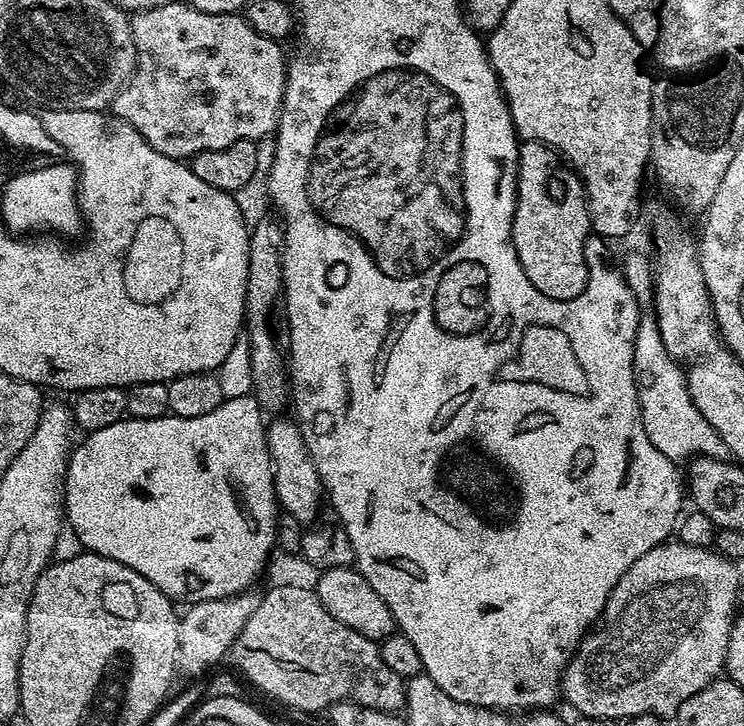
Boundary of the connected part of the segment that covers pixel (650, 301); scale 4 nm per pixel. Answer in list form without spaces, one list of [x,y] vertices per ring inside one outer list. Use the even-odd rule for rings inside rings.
[[[632,252],[624,260],[622,275],[640,307],[640,321],[634,342],[634,378],[640,399],[640,417],[646,434],[666,458],[688,462],[693,458],[720,458],[726,449],[722,438],[706,422],[690,398],[688,378],[679,360],[668,353],[656,321],[654,303],[654,277],[647,255]],[[684,460],[684,461],[683,461]]]

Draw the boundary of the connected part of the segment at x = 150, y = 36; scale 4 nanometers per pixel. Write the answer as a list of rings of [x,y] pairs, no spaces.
[[[170,2],[166,6],[158,6],[154,10],[137,12],[131,17],[132,37],[136,47],[136,68],[132,71],[132,77],[128,79],[124,89],[120,91],[111,102],[111,115],[120,120],[125,120],[158,154],[166,154],[170,158],[184,162],[189,158],[202,154],[206,150],[222,150],[239,140],[263,141],[263,136],[271,137],[275,133],[276,125],[280,122],[280,107],[284,101],[284,87],[288,77],[286,52],[283,52],[277,41],[266,38],[253,30],[248,21],[238,14],[202,14],[200,10],[194,10],[182,2]]]

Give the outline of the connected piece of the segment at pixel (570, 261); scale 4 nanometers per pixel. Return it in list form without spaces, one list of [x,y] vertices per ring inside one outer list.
[[[536,140],[523,141],[516,168],[516,204],[511,222],[511,241],[523,273],[540,294],[555,301],[572,301],[585,292],[589,280],[587,242],[591,232],[587,196],[580,177],[571,167],[564,166],[561,157],[546,145]]]

